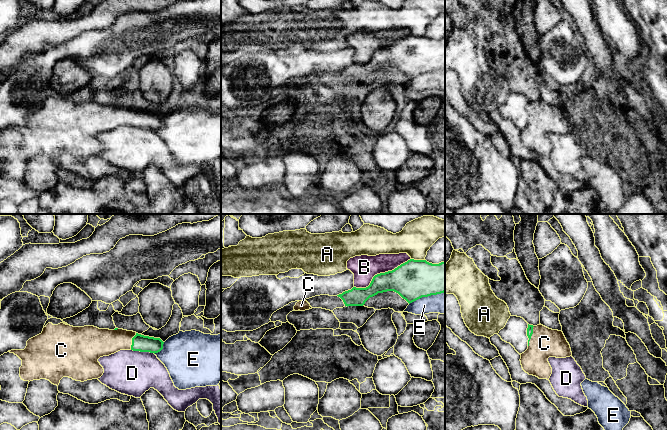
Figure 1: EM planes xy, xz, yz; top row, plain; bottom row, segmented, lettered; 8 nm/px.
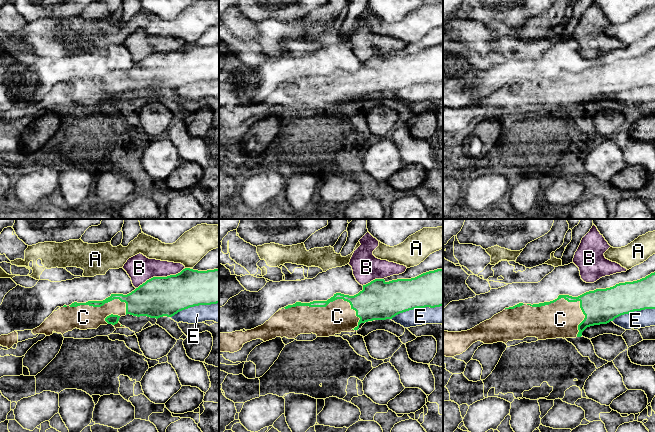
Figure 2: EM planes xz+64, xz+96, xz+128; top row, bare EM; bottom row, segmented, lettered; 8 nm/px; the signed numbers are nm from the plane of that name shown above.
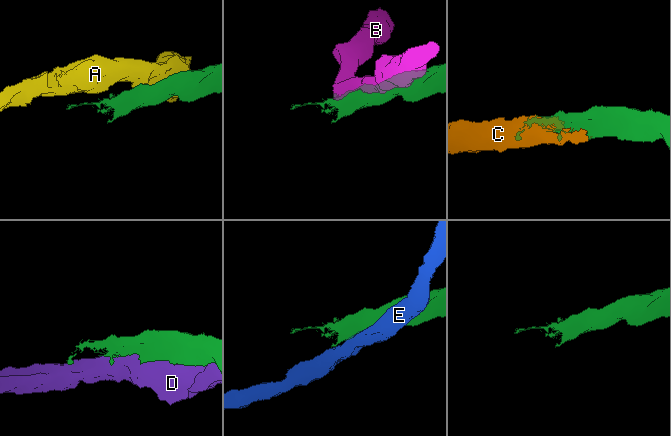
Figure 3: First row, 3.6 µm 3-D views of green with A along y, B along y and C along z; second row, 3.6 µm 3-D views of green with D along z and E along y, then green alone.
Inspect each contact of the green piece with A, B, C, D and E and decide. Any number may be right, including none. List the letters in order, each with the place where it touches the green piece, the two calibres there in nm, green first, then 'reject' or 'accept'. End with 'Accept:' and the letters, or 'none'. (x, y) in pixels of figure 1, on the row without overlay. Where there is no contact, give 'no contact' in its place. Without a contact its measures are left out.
A: xz (418, 36) | 320/260 nm | reject
B: xz (380, 49) | 300/200 nm | reject
C: yz (531, 111) | 50/240 nm | accept
D: xy (143, 127) | 130/360 nm | reject
E: xz (426, 72) | 320/170 nm | reject
Accept: C

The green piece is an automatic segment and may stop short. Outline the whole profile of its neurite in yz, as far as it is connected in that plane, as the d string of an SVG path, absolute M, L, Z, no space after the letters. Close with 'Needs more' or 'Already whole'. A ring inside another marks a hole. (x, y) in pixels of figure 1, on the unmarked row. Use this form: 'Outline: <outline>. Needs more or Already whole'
Outline: M529 101L527 104L528 125L520 130L523 146L539 155L549 156L552 144L549 133L572 132L571 124L562 107L552 106L543 101Z. Needs more

